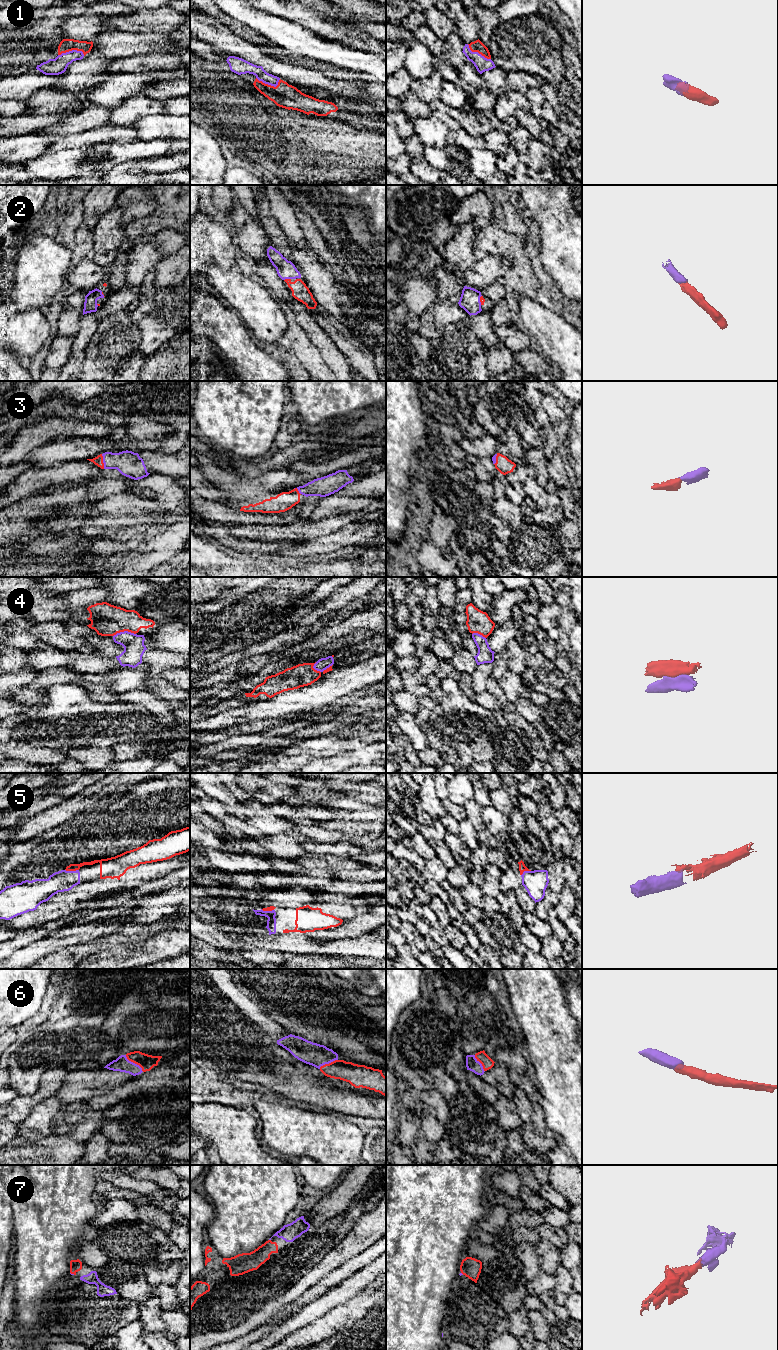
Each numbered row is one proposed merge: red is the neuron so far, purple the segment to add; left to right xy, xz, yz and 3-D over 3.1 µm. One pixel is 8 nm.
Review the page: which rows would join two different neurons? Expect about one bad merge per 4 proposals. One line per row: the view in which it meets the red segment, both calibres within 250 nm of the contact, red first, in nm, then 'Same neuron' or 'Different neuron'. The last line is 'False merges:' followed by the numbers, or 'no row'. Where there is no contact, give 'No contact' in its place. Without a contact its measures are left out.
1: Touches red in xy. Thickness 110 nm (red) against 130 nm. Same neuron
2: Touches red in xz. Thickness 140 nm (red) against 150 nm. Same neuron
3: Touches red in xy. Thickness 70 nm (red) against 200 nm. Same neuron
4: Touches red in xy. Thickness 260 nm (red) against 170 nm. Different neuron
5: Touches red in xy. Thickness 60 nm (red) against 170 nm. Same neuron
6: Touches red in xy. Thickness 120 nm (red) against 120 nm. Same neuron
7: Touches red in xy. Thickness 100 nm (red) against 20 nm. Same neuron
False merges: 4

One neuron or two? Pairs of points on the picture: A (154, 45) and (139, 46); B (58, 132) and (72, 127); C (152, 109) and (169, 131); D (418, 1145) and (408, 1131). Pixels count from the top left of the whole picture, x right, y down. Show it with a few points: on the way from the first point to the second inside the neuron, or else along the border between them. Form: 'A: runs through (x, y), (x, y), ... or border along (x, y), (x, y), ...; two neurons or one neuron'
A: runs through (150, 45), (143, 45); one neuron
B: runs through (61, 129), (69, 127); one neuron
C: border along (164, 112), (143, 115), (134, 123); two neurons
D: border along (419, 1132), (408, 1148); two neurons

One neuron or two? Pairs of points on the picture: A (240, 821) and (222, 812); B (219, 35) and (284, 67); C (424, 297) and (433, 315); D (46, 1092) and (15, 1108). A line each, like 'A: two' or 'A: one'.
A: one
B: one
C: two
D: one

